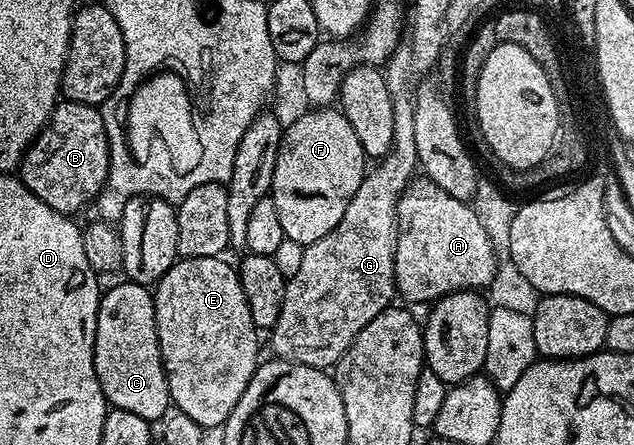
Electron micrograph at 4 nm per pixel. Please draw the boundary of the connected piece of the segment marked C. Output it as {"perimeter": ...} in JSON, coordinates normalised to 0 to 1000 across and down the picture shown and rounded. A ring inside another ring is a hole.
{"perimeter":[[[194,631],[185,645],[162,656],[155,685],[155,739],[148,766],[148,829],[161,865],[161,883],[181,919],[199,919],[199,928],[218,928],[218,937],[249,946],[267,915],[265,858],[246,737],[246,674],[229,638]]]}

